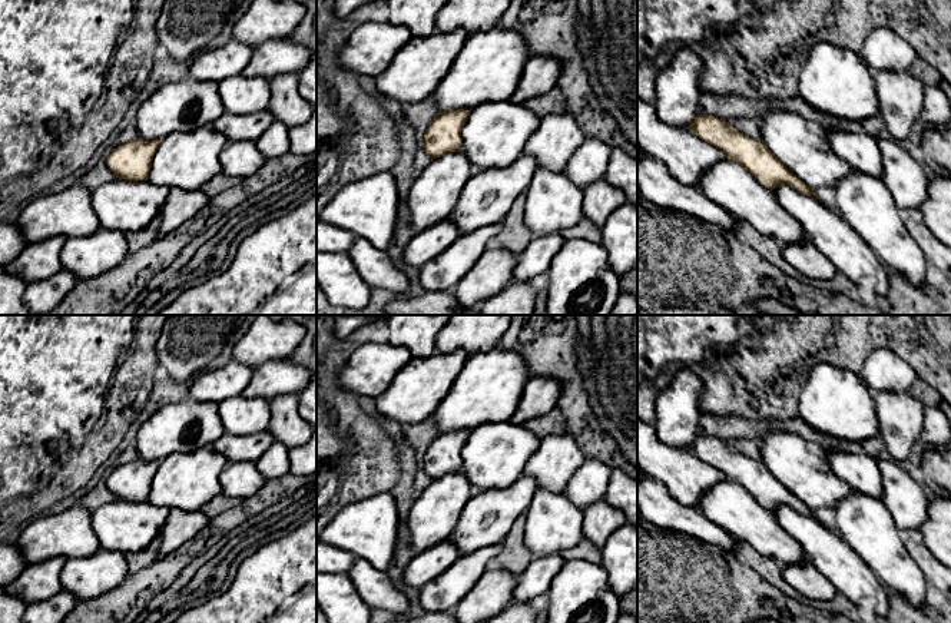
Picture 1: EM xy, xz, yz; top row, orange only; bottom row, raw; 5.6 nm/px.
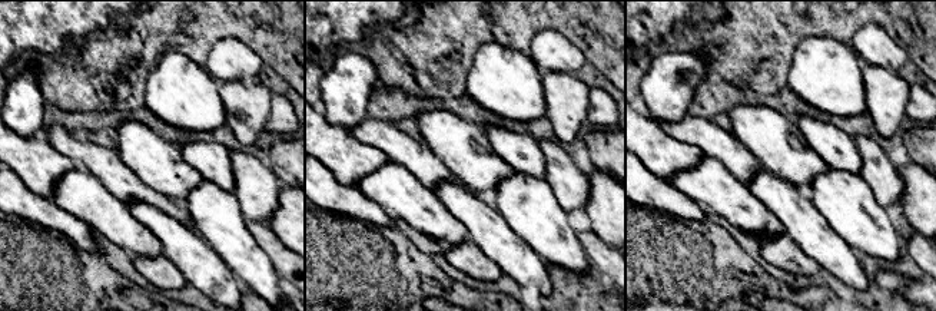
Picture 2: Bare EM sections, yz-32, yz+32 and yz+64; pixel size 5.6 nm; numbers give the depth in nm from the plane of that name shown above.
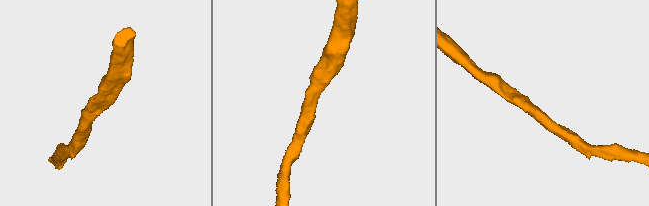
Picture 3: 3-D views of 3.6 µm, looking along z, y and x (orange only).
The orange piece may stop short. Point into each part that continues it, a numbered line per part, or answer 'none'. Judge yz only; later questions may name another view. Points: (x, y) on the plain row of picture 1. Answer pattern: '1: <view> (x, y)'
1: yz (728, 504)

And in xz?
1: xz (490, 384)

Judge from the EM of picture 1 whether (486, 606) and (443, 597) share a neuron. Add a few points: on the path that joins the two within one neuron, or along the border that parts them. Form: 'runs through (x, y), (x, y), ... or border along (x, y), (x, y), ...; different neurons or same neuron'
runs through (476, 603), (459, 603), (453, 597); same neuron

